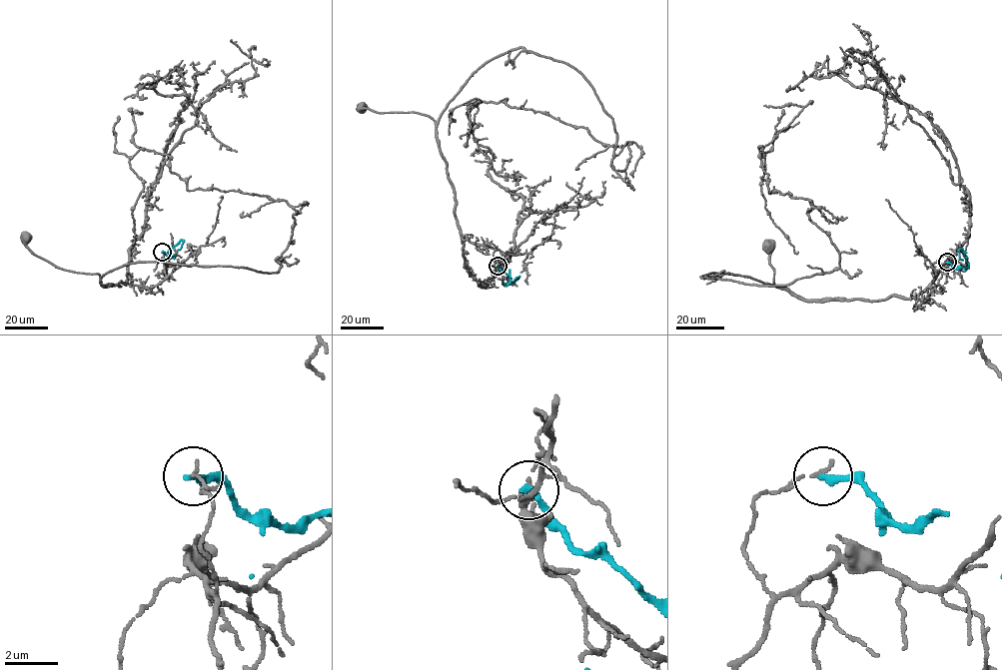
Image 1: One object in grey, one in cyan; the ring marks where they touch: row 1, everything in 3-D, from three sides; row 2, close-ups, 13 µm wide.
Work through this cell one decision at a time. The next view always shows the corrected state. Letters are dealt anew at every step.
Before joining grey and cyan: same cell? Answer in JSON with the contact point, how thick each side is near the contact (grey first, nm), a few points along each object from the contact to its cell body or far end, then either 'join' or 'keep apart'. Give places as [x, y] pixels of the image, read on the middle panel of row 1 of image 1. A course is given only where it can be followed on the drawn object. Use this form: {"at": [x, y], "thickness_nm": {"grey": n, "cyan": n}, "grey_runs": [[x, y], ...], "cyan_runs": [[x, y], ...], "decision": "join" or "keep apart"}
{"at": [498, 266], "thickness_nm": {"grey": 130, "cyan": 280}, "grey_runs": [[498, 266], [499, 250], [464, 240], [460, 234], [454, 185], [435, 122], [413, 112], [379, 113], [362, 108]], "cyan_runs": [[498, 266], [509, 278], [504, 286], [513, 281]], "decision": "keep apart"}

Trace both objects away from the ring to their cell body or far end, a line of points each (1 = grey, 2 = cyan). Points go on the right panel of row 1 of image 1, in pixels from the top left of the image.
1: (946, 262), (924, 303), (898, 296), (809, 301), (773, 285), (768, 246)
2: (946, 263), (954, 267), (967, 266), (964, 252), (960, 249), (959, 258), (963, 260)

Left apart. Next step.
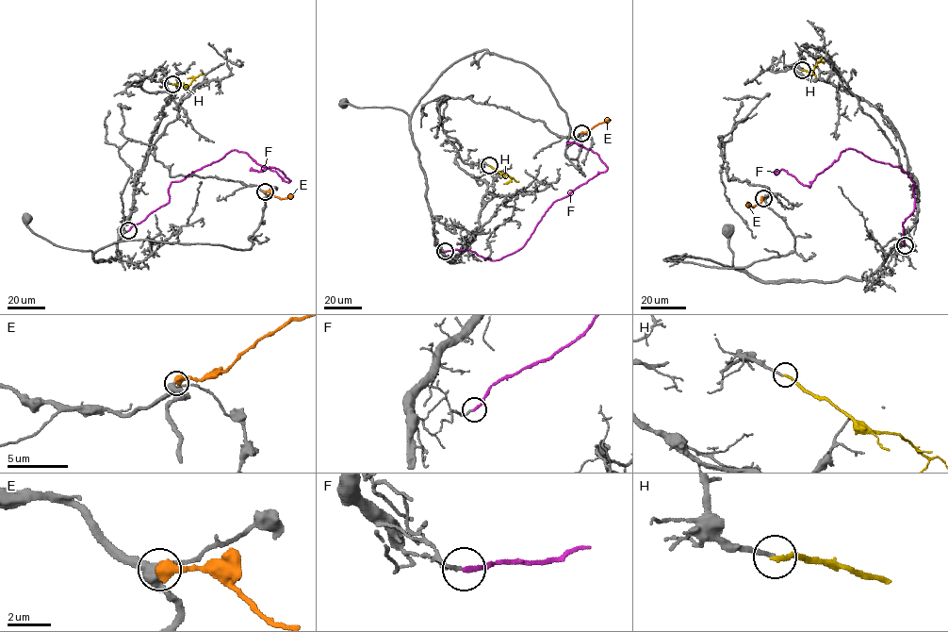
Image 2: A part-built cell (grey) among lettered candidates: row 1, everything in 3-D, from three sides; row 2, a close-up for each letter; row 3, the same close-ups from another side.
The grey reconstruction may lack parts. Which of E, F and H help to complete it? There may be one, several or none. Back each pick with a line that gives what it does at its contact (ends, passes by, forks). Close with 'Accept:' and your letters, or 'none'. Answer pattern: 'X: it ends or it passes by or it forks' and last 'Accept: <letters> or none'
H: it ends
Accept: H

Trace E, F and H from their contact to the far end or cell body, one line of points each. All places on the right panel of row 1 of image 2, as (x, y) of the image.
E: (763, 198), (754, 207), (748, 202)
F: (905, 245), (903, 224), (914, 210), (915, 187), (902, 169), (848, 148), (809, 187), (783, 169), (776, 171)
H: (802, 70), (811, 73), (818, 62), (824, 63)

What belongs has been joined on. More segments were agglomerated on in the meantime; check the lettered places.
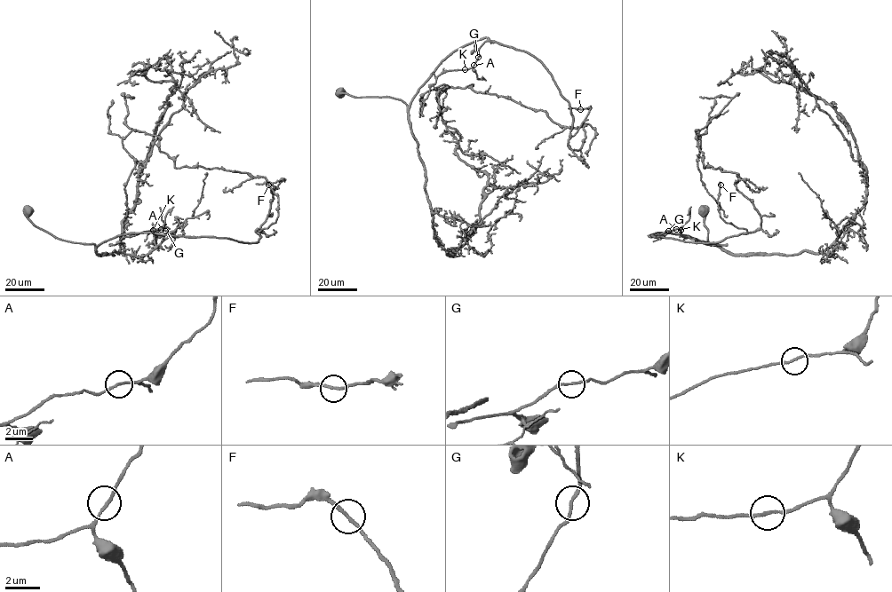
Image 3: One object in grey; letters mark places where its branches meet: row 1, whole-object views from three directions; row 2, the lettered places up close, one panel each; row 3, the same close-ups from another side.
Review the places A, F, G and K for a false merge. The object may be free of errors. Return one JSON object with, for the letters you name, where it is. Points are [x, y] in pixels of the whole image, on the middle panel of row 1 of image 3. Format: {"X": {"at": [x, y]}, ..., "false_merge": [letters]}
{"false_merge": []}

